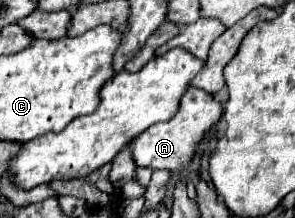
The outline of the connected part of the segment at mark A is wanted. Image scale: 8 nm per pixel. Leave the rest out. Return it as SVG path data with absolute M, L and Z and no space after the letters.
M190 87L182 99L180 99L180 107L178 107L178 113L164 121L164 123L156 123L152 127L148 127L146 131L142 131L140 135L136 135L128 147L132 151L132 157L134 157L134 163L138 167L150 167L152 171L154 169L168 169L168 171L176 171L176 169L182 169L186 167L190 161L192 161L192 155L194 155L194 147L202 141L204 133L216 125L216 121L220 119L222 115L222 105L206 95L206 91L198 91L196 87Z

